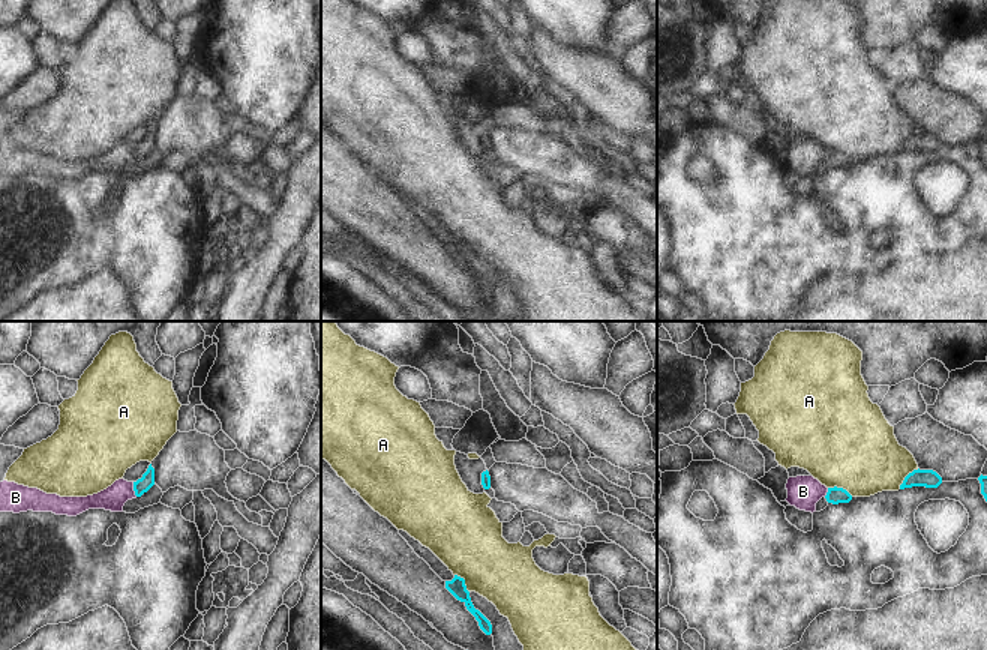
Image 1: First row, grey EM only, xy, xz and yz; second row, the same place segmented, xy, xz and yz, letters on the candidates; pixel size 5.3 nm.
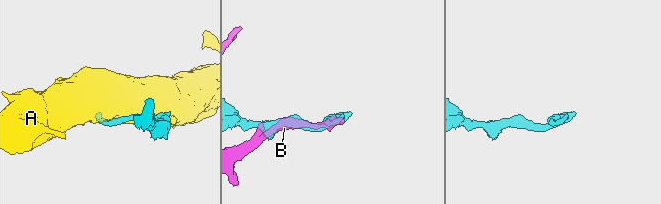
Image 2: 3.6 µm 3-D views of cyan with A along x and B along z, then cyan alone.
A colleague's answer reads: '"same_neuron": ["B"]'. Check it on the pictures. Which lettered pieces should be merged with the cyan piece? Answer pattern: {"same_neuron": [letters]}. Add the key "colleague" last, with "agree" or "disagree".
{"same_neuron": [], "colleague": "disagree"}

